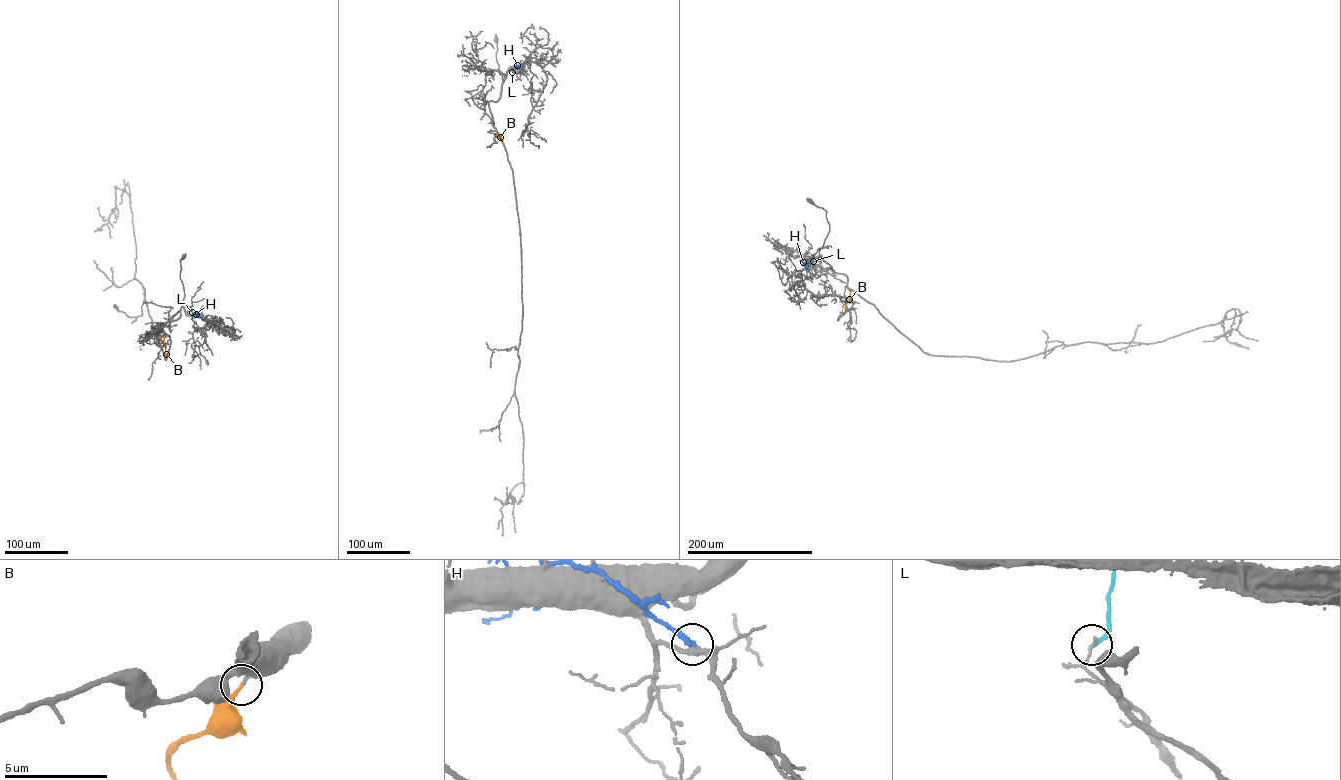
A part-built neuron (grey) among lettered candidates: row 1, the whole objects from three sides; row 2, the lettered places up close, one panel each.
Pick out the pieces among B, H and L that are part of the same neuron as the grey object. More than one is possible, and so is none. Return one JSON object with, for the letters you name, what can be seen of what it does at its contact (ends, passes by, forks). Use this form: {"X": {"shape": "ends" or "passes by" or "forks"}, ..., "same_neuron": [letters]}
{"B": {"shape": "ends"}, "same_neuron": ["B"]}

